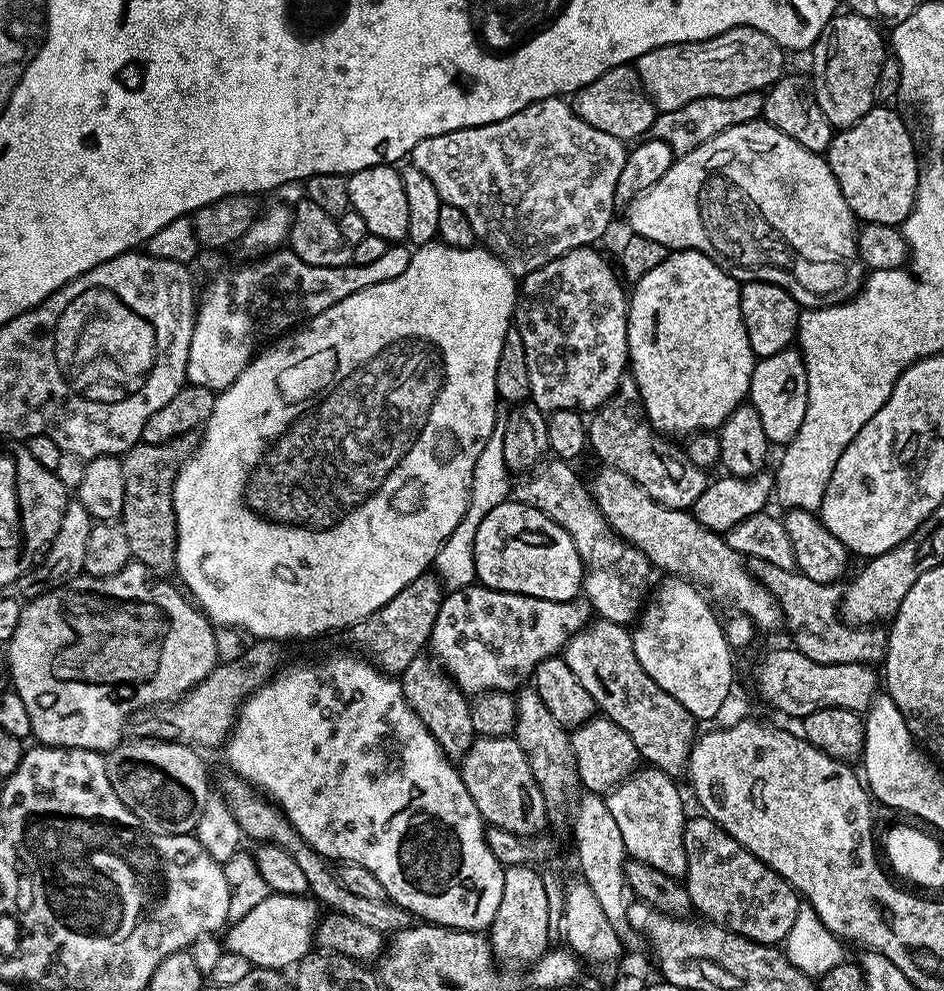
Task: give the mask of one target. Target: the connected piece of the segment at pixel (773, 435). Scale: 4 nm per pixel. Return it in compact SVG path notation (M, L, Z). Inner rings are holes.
M789 346L778 354L757 359L748 394L751 404L758 410L758 418L762 418L762 430L766 430L768 441L786 446L798 434L806 418L808 379L803 356Z

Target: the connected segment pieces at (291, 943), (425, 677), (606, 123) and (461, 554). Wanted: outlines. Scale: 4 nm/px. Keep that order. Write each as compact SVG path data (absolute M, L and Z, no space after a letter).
M271 893L262 898L262 902L258 902L258 906L250 910L250 914L246 914L246 918L235 921L227 929L227 951L242 954L242 958L246 958L257 968L291 969L300 963L303 956L313 951L316 926L321 915L321 909L311 895Z
M418 655L414 662L410 662L410 666L406 666L400 680L400 690L404 693L408 705L414 710L414 714L422 718L432 737L440 743L445 756L462 758L471 750L477 733L472 725L469 697L431 655Z
M632 64L614 66L606 70L606 74L594 78L594 82L579 88L574 94L574 107L582 122L594 126L594 130L614 134L614 138L625 142L636 142L647 137L658 115L655 104L642 86L642 78L638 78Z
M500 402L496 405L494 430L490 438L486 438L486 446L482 446L482 454L478 454L478 462L474 462L472 488L468 492L466 514L462 514L462 522L454 526L450 538L441 546L434 561L435 575L440 577L445 589L469 588L477 583L476 567L474 566L474 538L478 534L478 526L482 526L482 518L494 510L494 506L504 503L510 496L510 473L506 466L506 450L502 450L502 442L506 434L506 426L510 423L510 407Z

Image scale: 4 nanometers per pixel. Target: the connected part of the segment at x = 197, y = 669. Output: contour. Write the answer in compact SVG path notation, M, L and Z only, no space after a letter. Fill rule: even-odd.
M131 563L118 570L118 574L110 574L106 578L81 574L75 580L69 580L63 588L55 588L40 596L33 596L22 607L22 618L18 618L18 630L14 630L14 638L7 641L8 672L12 675L11 687L22 698L26 711L30 714L32 736L41 745L50 748L81 748L107 754L121 743L124 723L142 708L151 708L158 704L166 704L179 700L188 689L193 688L211 674L218 663L216 657L216 632L211 620L200 611L199 607L175 583L167 584L167 579L151 572L144 564Z

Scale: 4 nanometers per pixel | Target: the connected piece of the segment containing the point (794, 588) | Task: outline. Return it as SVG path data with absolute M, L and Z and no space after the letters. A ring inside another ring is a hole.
M758 559L747 561L752 577L778 602L784 615L783 627L792 635L791 643L797 652L806 654L814 662L823 664L881 663L888 649L888 633L880 626L853 626L840 619L841 589L836 584L814 582L799 570L783 569L771 562Z

